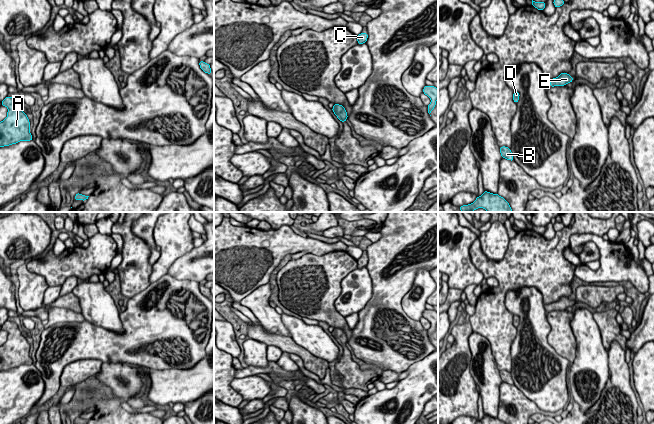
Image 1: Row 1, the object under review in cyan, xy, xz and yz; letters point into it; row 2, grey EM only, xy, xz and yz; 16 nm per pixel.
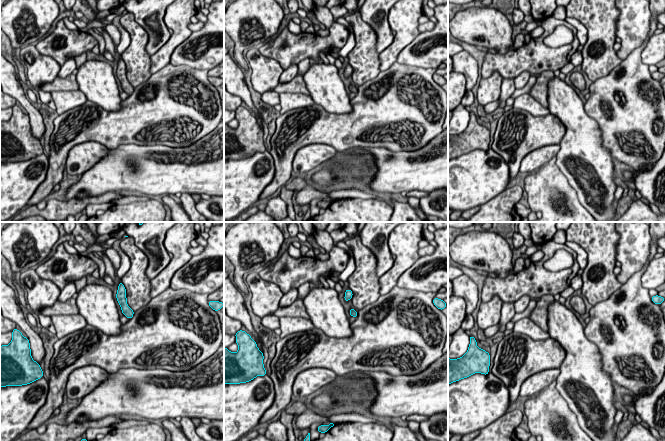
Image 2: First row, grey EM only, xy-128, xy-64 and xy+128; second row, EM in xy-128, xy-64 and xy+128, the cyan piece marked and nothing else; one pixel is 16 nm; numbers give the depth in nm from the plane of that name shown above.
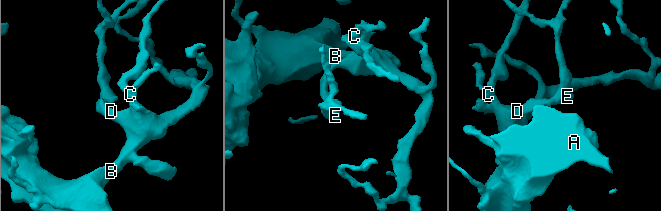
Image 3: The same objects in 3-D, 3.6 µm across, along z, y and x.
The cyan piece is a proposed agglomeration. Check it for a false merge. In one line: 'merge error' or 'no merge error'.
no merge error

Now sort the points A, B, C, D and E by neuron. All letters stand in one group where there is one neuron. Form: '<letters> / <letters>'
A B C D E

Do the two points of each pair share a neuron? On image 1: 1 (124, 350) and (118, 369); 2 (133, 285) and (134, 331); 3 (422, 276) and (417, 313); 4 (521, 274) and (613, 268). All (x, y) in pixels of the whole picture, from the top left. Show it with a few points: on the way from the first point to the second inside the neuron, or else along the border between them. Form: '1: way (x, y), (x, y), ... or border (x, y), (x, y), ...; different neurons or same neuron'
1: border (126, 362), (106, 361), (103, 363); different neurons
2: border (150, 283), (130, 298); different neurons
3: way (423, 285), (424, 294), (417, 304); same neuron
4: border (576, 266), (574, 275); different neurons

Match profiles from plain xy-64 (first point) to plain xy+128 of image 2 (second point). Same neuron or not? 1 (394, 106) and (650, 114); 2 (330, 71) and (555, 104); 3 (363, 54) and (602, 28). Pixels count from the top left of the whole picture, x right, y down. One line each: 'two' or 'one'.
1: one
2: one
3: one

